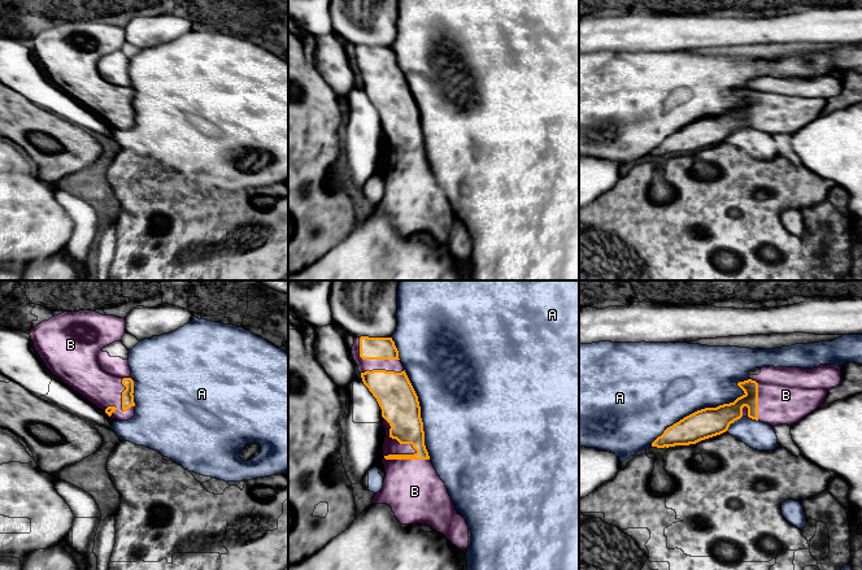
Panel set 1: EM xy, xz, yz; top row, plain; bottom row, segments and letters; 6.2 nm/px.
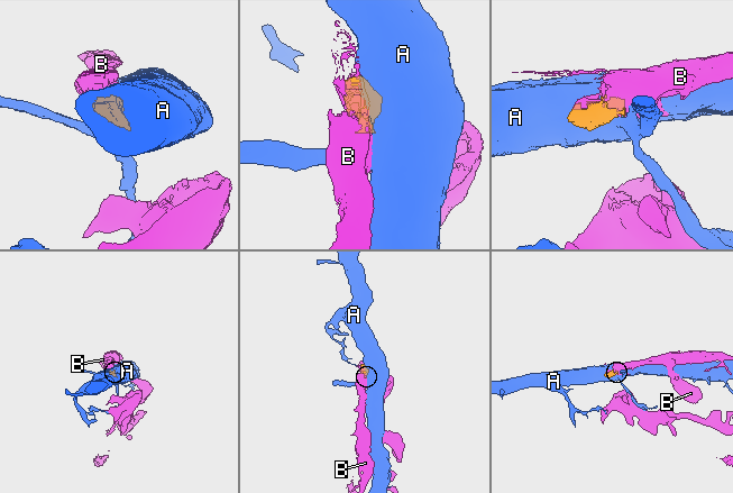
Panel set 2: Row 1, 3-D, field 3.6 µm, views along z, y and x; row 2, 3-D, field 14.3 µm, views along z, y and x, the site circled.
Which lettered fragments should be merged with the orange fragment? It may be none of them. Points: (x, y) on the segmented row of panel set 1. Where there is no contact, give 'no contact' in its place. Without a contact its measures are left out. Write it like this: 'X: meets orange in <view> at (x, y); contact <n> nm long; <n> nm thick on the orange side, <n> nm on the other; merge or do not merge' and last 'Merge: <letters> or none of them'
A: meets orange in yz at (706, 408); contact 750 nm long; 180 nm thick on the orange side, 460 nm on the other; do not merge
B: meets orange in xz at (400, 455); contact 400 nm long; 200 nm thick on the orange side, 360 nm on the other; merge
Merge: B

